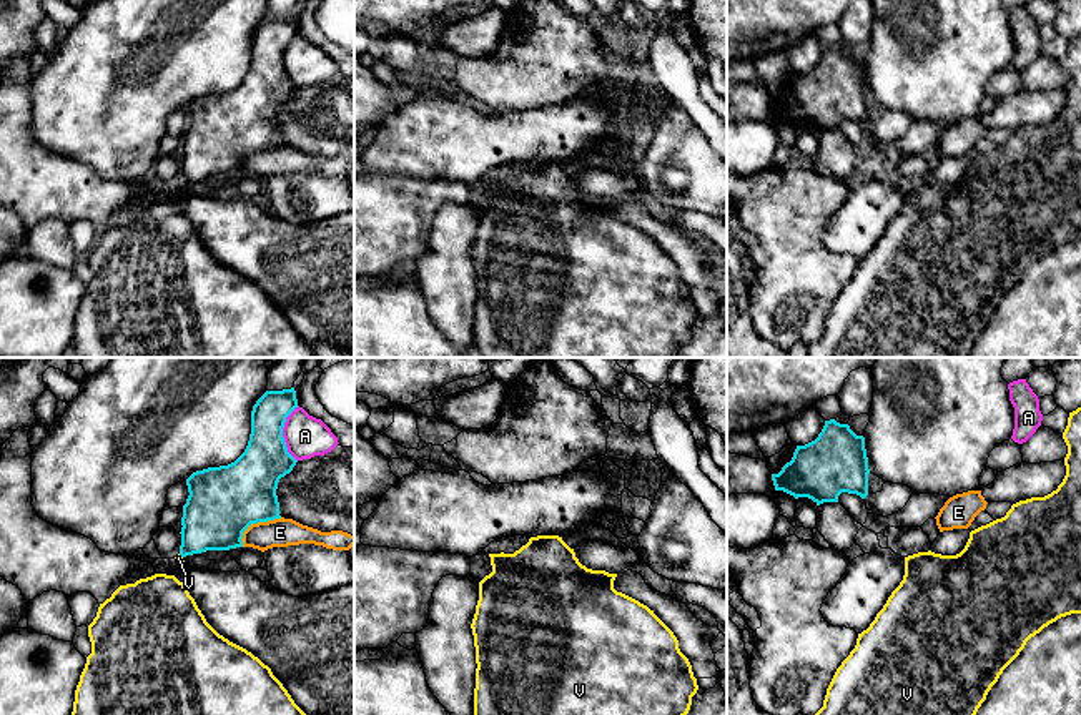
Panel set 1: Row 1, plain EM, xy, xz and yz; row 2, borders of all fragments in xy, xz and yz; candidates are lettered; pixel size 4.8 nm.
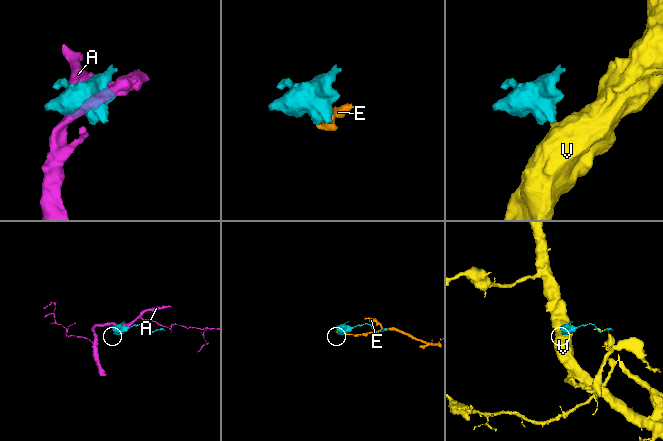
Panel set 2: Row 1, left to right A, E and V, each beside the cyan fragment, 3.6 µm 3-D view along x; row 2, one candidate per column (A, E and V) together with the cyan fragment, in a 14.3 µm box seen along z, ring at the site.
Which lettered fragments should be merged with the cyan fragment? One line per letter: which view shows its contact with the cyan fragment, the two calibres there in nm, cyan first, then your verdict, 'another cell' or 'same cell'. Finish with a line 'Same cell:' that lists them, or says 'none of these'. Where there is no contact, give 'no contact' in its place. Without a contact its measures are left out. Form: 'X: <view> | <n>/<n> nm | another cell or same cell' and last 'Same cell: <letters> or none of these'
A: xy | 240/200 nm | another cell
E: xy | 340/140 nm | another cell
V: no contact | same cell
Same cell: V

